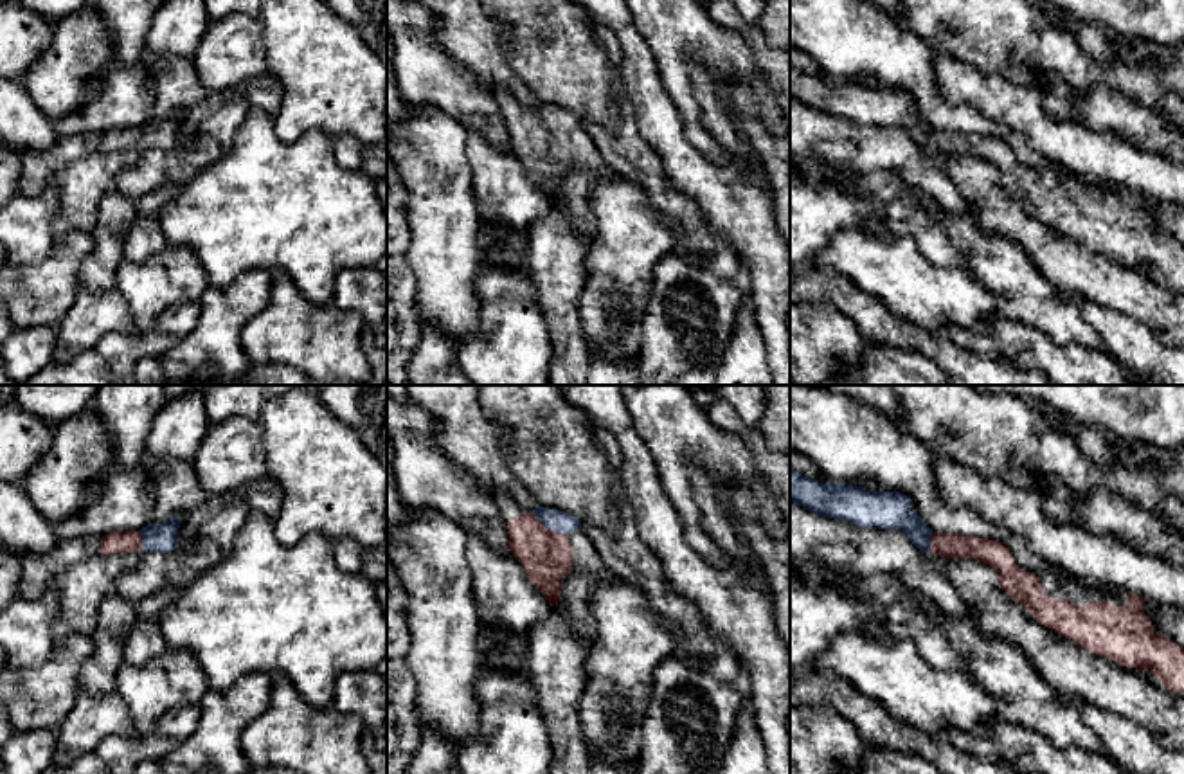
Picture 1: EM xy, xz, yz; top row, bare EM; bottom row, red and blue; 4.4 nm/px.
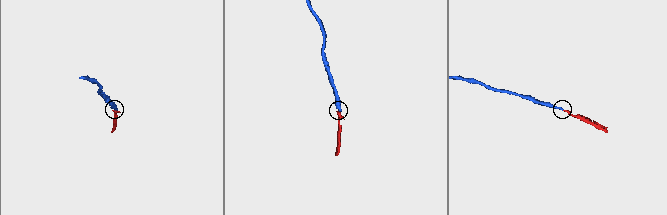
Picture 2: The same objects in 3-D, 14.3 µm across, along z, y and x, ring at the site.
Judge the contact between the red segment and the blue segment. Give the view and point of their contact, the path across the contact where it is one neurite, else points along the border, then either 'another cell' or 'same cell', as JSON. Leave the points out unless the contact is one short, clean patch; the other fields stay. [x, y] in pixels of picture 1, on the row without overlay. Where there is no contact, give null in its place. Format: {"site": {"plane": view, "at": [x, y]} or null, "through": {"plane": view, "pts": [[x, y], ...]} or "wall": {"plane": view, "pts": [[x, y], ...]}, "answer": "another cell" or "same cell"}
{"site": {"plane": "xz", "at": [547, 126]}, "through": {"plane": "xz", "pts": [[546, 153], [547, 126], [555, 117]]}, "answer": "same cell"}

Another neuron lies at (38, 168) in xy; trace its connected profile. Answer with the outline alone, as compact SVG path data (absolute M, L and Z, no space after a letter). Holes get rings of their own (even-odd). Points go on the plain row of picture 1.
M81 133L63 137L38 151L20 153L20 194L38 196L52 191L54 176L72 162L77 162L92 153L99 153L103 133Z

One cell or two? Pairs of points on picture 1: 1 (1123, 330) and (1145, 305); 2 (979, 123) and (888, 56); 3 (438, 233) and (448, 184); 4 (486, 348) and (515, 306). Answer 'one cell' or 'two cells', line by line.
1: two cells
2: one cell
3: one cell
4: one cell

